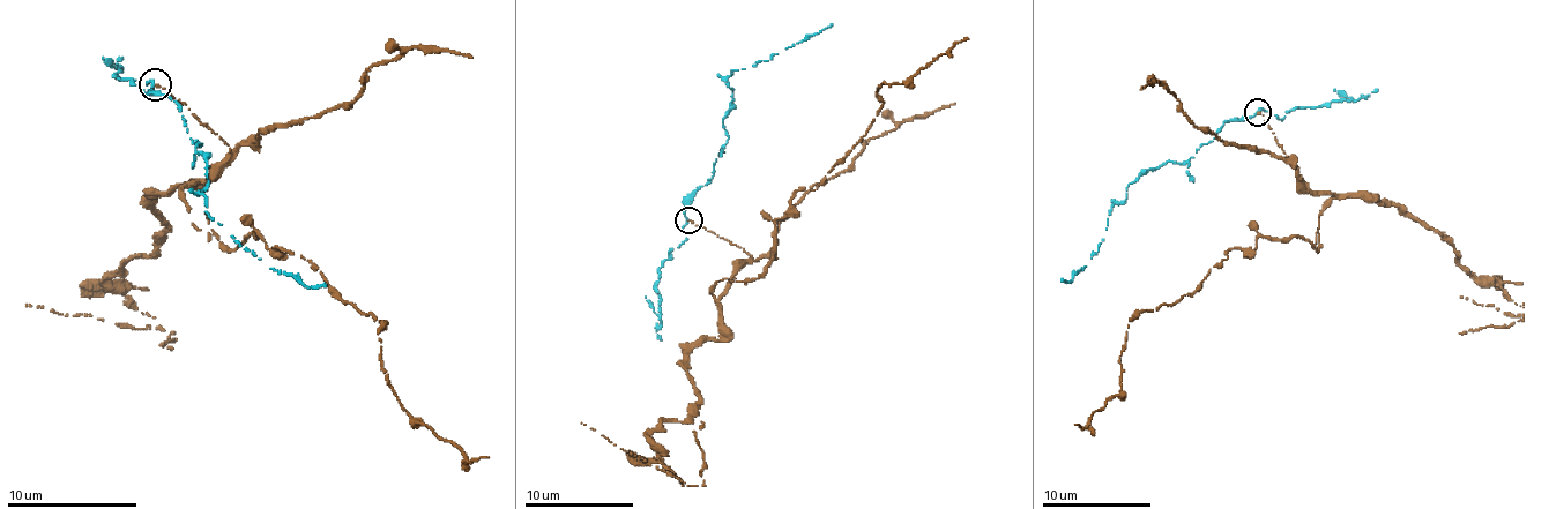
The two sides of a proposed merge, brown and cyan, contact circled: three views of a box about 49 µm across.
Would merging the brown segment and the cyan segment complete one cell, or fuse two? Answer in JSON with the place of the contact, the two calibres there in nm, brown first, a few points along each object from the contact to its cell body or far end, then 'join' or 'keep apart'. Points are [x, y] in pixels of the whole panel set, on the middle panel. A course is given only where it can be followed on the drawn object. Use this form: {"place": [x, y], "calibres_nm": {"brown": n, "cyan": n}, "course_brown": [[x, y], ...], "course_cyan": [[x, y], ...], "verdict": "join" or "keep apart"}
{"place": [689, 219], "calibres_nm": {"brown": 170, "cyan": 190}, "course_brown": [[690, 219], [752, 257], [716, 298], [720, 279], [758, 279], [796, 192], [848, 154], [883, 83], [967, 37]], "course_cyan": [[686, 219], [686, 200], [700, 189], [724, 143], [730, 69], [754, 67], [831, 23]], "verdict": "keep apart"}

